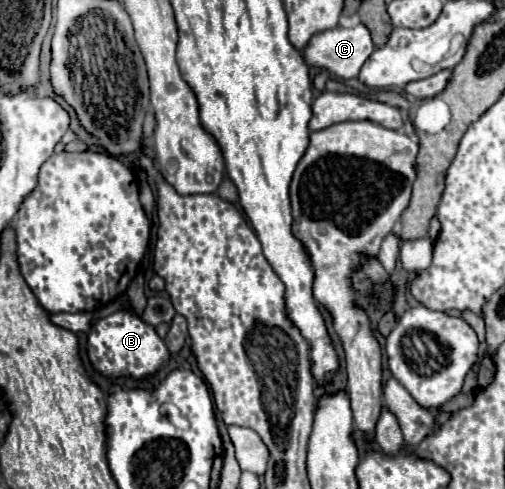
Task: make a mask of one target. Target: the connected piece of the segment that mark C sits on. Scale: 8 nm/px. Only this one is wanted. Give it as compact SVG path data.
M360 23L352 29L344 29L344 27L334 27L328 29L326 33L316 33L314 41L310 41L310 45L306 45L306 49L302 49L302 59L308 67L316 67L316 69L326 69L328 73L340 77L340 79L352 79L358 75L360 67L364 65L364 61L372 55L374 51L374 43L370 37L370 31Z

